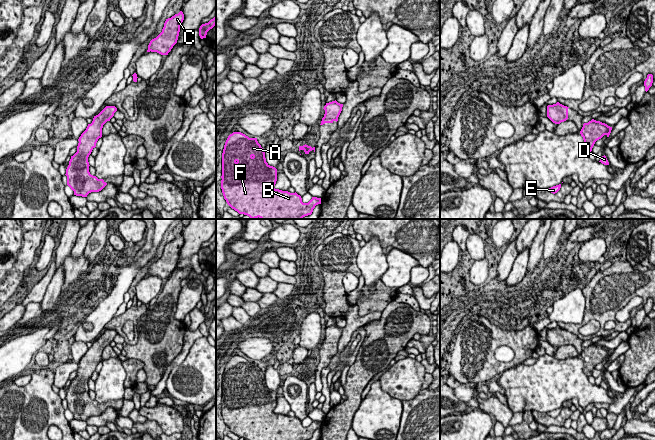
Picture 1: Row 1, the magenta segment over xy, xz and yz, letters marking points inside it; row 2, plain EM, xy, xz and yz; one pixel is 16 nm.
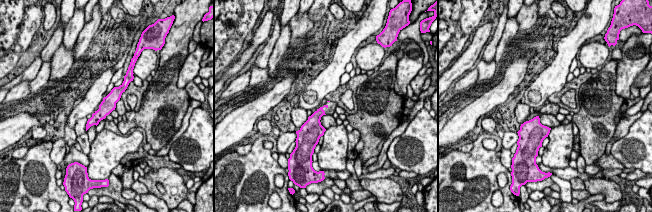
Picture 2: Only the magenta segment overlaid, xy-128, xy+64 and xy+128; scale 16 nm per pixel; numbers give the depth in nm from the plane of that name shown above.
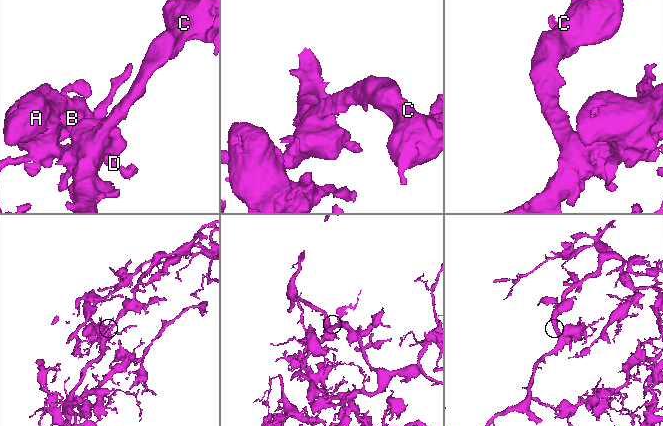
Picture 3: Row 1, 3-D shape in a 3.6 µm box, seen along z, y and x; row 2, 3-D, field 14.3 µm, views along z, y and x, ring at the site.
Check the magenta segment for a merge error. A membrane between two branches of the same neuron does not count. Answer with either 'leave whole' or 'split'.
leave whole

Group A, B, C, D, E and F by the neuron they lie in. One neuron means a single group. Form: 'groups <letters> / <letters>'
groups A B C D E F

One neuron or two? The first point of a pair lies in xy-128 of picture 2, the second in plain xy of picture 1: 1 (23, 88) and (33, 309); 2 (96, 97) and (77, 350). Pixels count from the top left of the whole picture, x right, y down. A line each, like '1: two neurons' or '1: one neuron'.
1: one neuron
2: two neurons

